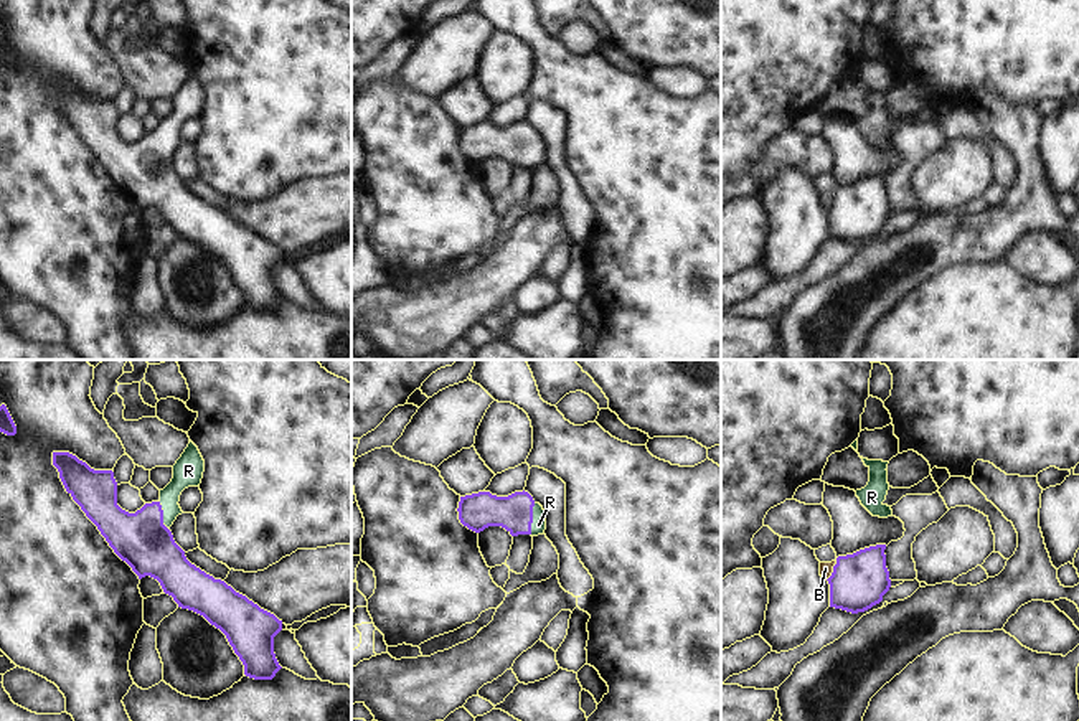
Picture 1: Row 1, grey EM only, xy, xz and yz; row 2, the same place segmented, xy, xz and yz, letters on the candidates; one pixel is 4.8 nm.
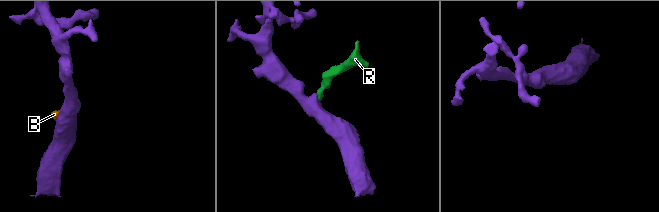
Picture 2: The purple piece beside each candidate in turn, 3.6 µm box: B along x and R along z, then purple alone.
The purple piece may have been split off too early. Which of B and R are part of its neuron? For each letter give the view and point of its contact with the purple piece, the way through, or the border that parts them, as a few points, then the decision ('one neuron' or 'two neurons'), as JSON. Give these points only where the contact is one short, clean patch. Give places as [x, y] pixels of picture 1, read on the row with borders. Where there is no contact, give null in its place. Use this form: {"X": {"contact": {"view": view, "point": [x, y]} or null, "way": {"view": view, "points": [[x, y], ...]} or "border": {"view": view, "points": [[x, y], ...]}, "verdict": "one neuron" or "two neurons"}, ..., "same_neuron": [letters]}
{"B": {"contact": {"view": "yz", "point": [833, 570]}, "border": {"view": "yz", "points": [[837, 560], [827, 579]]}, "verdict": "two neurons"}, "R": {"contact": {"view": "xz", "point": [532, 518]}, "way": {"view": "xz", "points": [[515, 512], [532, 518], [538, 525]]}, "verdict": "one neuron"}, "same_neuron": ["R"]}

